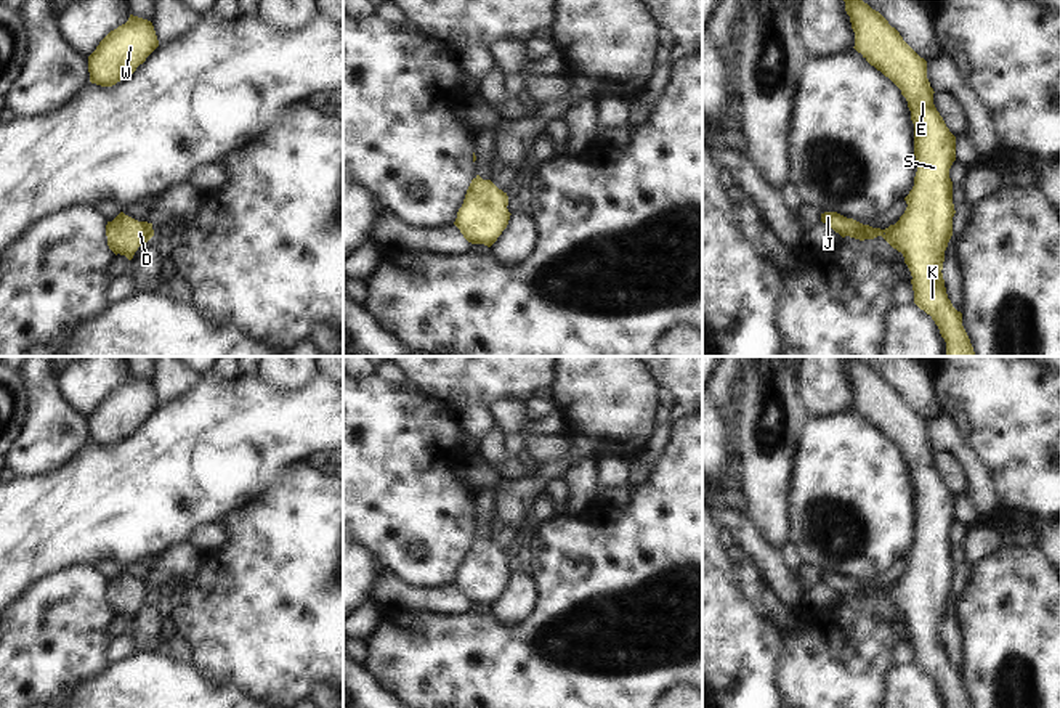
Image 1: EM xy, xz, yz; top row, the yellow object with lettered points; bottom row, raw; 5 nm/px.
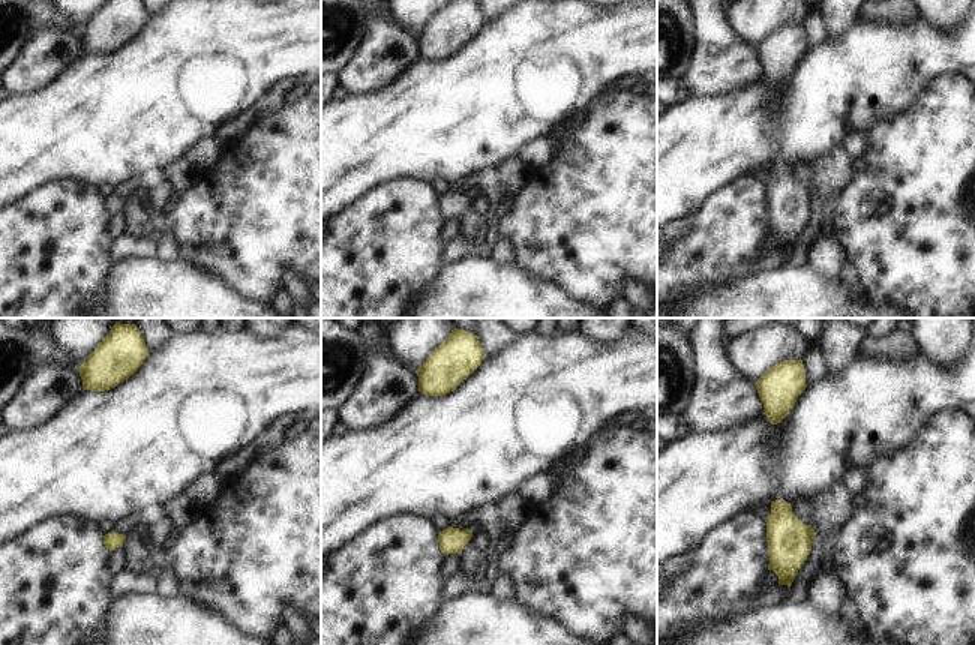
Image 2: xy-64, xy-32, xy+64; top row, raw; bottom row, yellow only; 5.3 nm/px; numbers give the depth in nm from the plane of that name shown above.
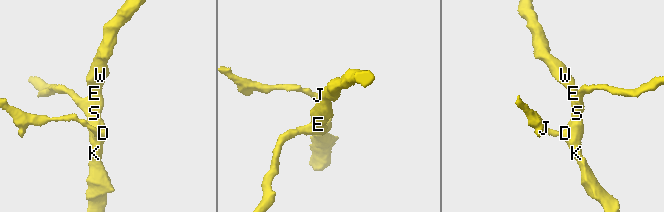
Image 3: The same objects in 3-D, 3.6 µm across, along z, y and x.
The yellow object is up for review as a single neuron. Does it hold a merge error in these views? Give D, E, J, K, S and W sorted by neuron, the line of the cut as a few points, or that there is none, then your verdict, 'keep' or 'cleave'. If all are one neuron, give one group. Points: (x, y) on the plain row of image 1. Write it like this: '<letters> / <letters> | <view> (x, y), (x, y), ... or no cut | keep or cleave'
D E J K S W | no cut | keep

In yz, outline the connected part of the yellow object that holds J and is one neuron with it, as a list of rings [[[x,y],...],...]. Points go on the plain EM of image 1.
[[[858,356],[842,360],[855,392],[853,408],[888,437],[908,461],[917,531],[914,546],[904,557],[908,567],[895,584],[872,588],[837,572],[821,573],[821,581],[842,597],[864,600],[882,596],[903,613],[912,636],[914,663],[932,676],[946,708],[973,708],[962,686],[962,673],[948,658],[941,633],[956,573],[949,538],[956,520],[956,496],[933,464],[927,421],[879,371]]]

